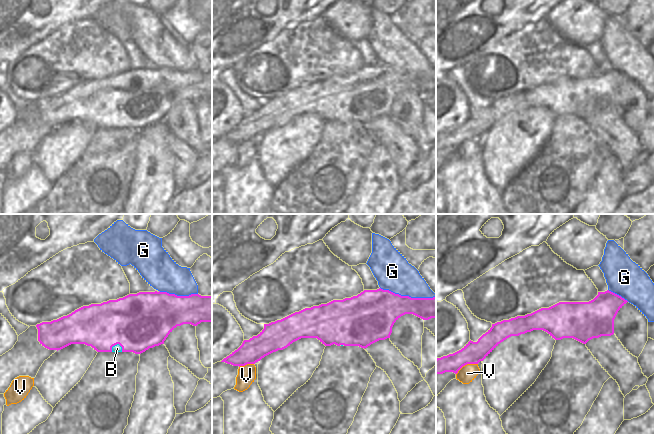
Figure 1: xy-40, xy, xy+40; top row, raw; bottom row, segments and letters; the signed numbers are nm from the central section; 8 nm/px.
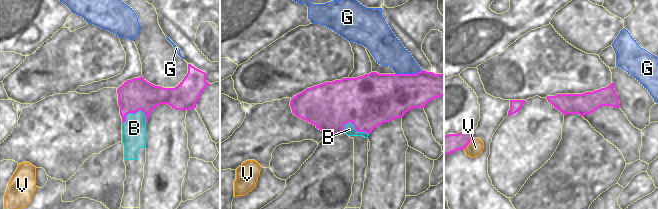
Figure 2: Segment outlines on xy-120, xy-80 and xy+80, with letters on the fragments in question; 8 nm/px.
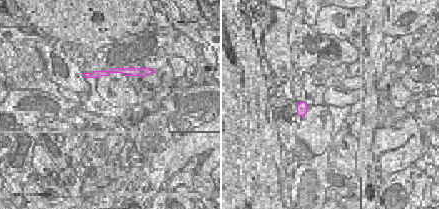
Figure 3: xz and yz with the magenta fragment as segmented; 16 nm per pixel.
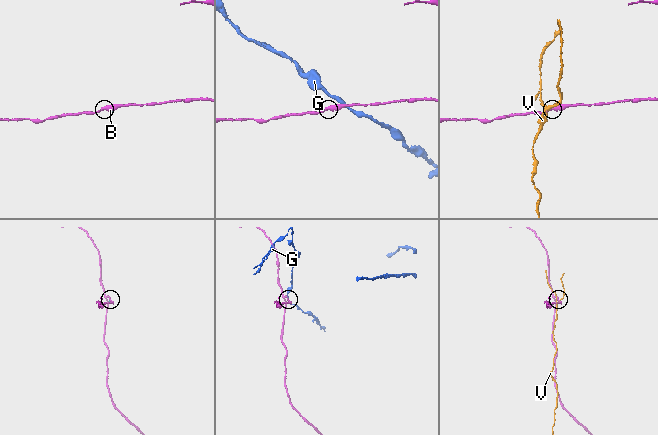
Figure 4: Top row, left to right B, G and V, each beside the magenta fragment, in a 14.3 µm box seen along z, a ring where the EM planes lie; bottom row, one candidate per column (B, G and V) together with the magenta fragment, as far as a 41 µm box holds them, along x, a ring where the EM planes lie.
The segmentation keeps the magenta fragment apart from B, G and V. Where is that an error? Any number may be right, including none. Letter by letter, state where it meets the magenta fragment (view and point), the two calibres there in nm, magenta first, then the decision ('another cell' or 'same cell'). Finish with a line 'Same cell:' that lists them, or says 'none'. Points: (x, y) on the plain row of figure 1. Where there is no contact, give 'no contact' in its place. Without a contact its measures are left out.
B: xy-40 (115, 120) | 460/60 nm | another cell
G: xy (408, 72) | 320/280 nm | another cell
V: xy+40 (466, 140) | 170/140 nm | another cell
Same cell: none

